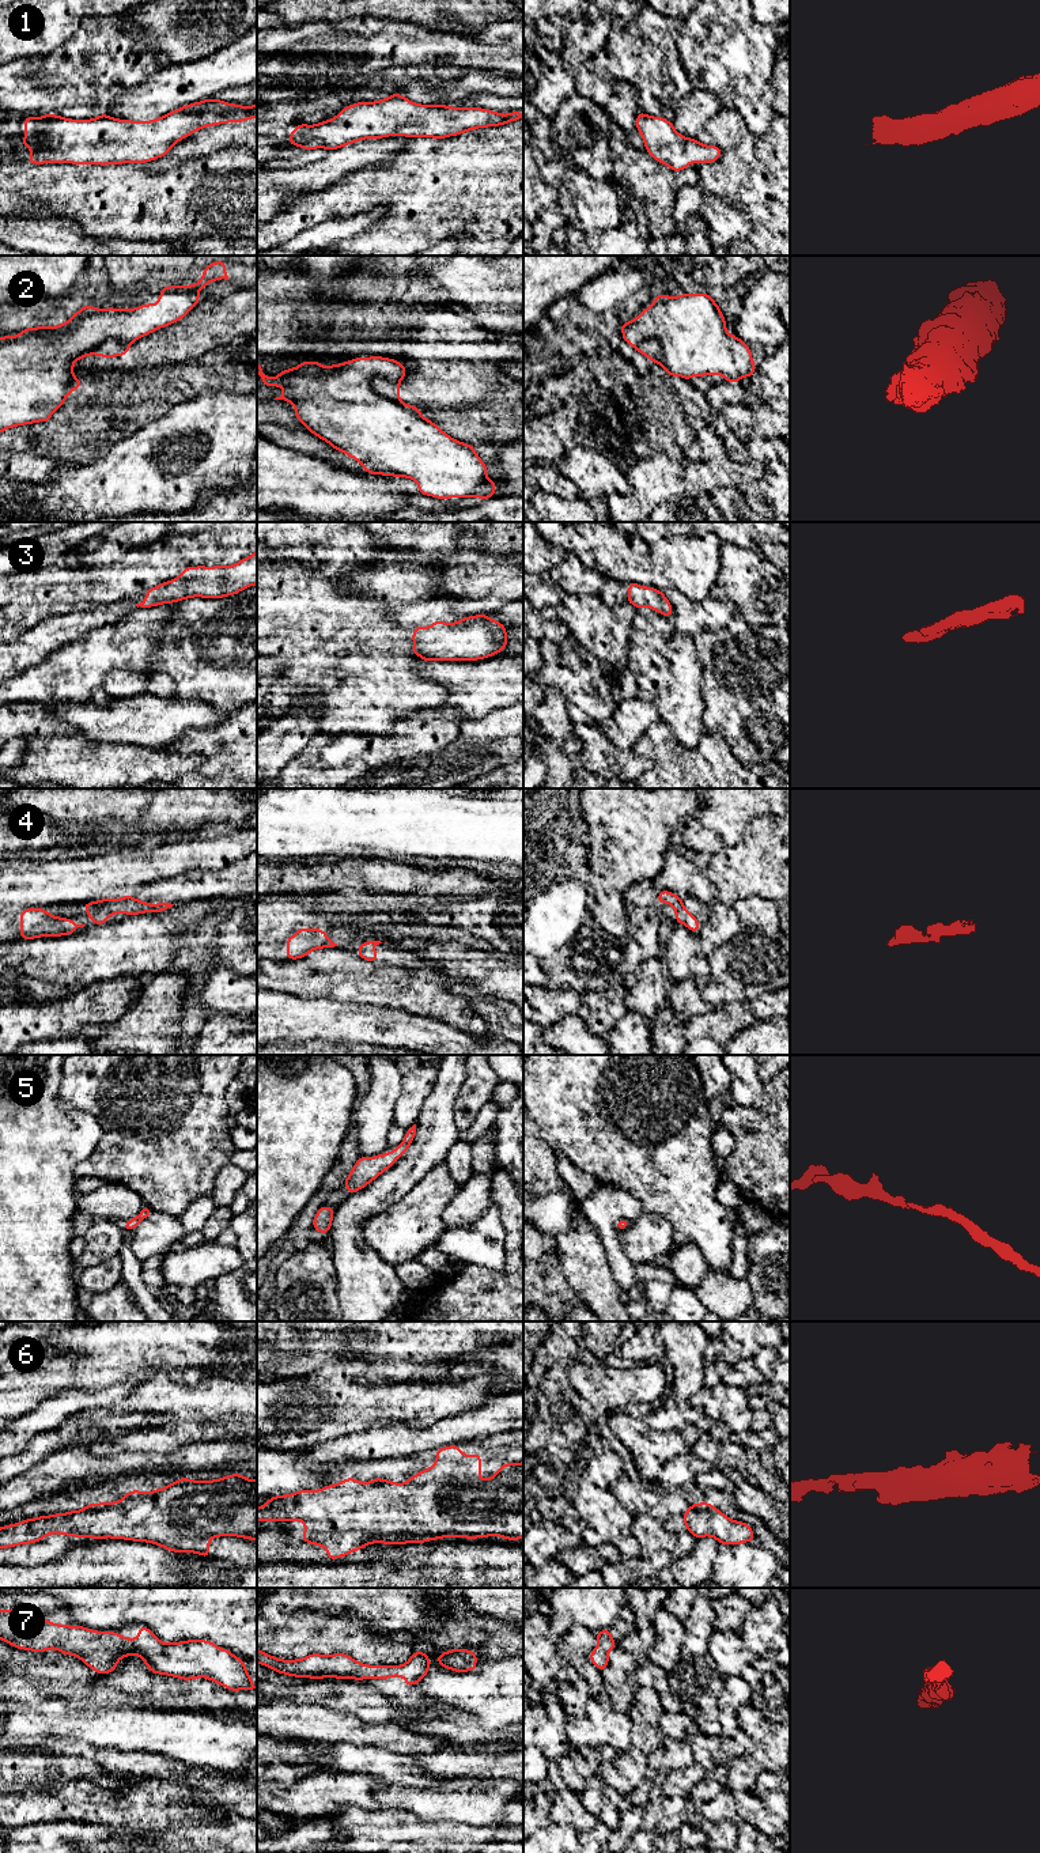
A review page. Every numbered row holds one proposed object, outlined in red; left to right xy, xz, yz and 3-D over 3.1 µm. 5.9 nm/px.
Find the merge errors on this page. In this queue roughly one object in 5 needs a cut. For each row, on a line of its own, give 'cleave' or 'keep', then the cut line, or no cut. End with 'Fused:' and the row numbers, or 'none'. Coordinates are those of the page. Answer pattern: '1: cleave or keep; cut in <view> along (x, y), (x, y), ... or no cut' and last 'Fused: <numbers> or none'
1: keep; no cut
2: cleave; cut in xz along (371, 378), (371, 388), (377, 393), (419, 413)
3: keep; no cut
4: keep; no cut
5: keep; no cut
6: keep; no cut
7: keep; no cut
Fused: 2

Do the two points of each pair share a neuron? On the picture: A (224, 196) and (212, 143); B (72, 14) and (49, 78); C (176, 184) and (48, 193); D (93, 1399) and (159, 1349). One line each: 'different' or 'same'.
A: different
B: different
C: same
D: different

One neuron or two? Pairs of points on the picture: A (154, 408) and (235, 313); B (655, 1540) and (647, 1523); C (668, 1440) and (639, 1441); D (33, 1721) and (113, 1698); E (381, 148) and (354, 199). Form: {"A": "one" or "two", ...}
{"A": "two", "B": "one", "C": "one", "D": "two", "E": "two"}

